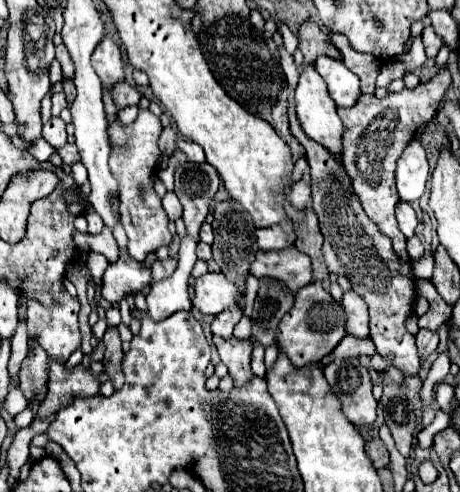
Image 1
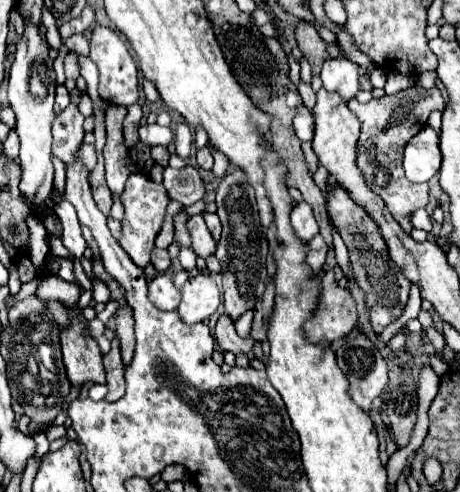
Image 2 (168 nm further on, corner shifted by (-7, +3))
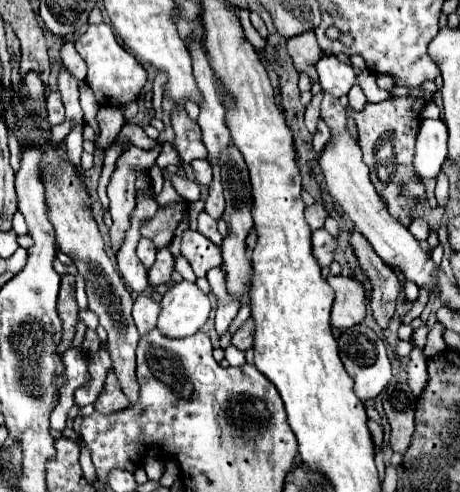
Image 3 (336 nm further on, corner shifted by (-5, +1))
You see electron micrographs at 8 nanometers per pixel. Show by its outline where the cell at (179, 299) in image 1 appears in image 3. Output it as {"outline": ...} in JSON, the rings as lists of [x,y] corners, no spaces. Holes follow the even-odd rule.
{"outline":[[[138,295],[136,303],[134,303],[134,321],[136,321],[136,327],[142,333],[150,331],[152,327],[156,327],[156,319],[158,319],[158,307],[160,307],[160,301],[150,297],[150,295]]]}

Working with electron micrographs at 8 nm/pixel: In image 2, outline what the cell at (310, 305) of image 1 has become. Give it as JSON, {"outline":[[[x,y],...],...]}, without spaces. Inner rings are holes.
{"outline":[[[326,271],[322,277],[322,297],[316,313],[306,323],[304,331],[312,343],[336,341],[348,335],[358,323],[356,301],[352,293],[334,281],[334,273]]]}

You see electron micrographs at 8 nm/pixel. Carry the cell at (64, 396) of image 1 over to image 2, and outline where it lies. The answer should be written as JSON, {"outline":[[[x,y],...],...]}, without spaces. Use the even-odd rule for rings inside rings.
{"outline":[[[70,317],[68,327],[60,333],[60,343],[68,379],[72,385],[106,381],[100,347],[94,337],[86,335],[86,325],[78,317]]]}

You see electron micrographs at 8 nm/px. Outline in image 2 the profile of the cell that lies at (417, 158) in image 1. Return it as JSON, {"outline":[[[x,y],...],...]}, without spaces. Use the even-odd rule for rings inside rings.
{"outline":[[[428,125],[408,141],[404,151],[404,171],[412,183],[426,183],[438,173],[442,161],[438,143],[438,133]]]}

